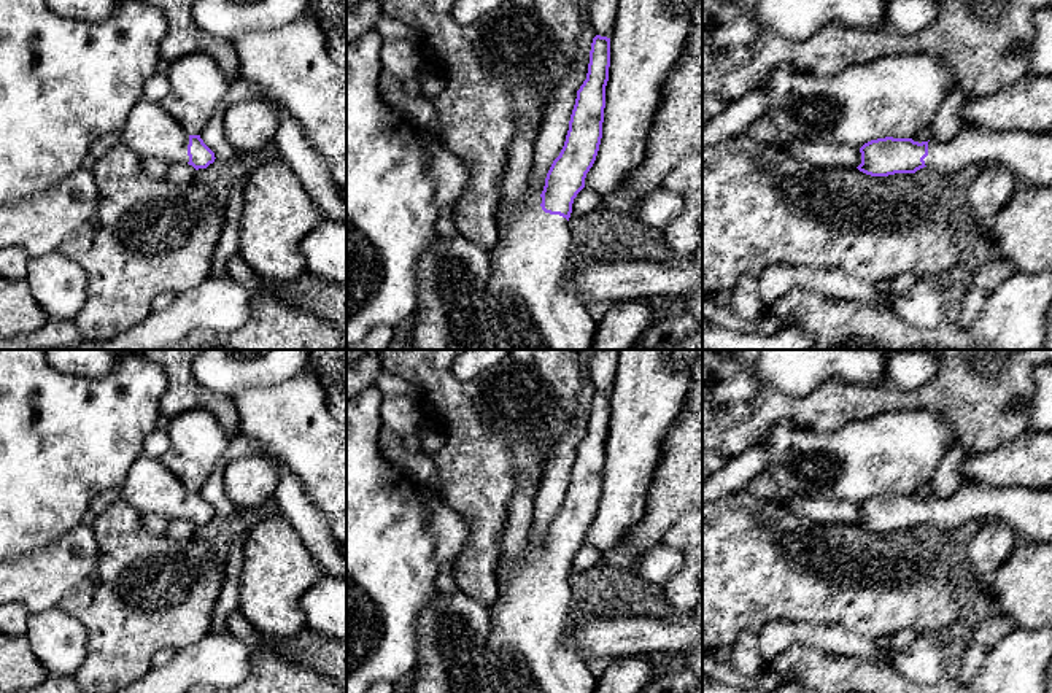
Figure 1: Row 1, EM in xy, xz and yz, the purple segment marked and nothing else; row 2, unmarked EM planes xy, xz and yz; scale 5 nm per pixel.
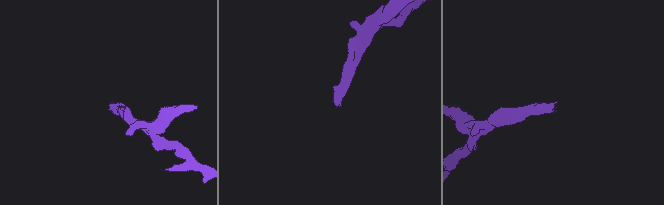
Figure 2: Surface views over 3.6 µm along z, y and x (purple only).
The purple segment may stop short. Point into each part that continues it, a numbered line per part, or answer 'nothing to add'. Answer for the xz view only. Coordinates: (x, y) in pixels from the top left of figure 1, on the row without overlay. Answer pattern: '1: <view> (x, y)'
1: xz (529, 649)

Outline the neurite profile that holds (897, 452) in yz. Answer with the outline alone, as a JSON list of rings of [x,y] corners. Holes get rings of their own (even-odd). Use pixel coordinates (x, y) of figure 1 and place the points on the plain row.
[[[903,410],[850,421],[834,432],[799,428],[785,421],[775,424],[758,445],[768,453],[768,472],[780,488],[795,496],[861,504],[871,496],[885,493],[912,494],[920,485],[933,480],[942,456],[955,442],[958,442],[957,434],[938,413]],[[804,456],[820,459],[820,470],[814,480],[798,474],[798,463]]]

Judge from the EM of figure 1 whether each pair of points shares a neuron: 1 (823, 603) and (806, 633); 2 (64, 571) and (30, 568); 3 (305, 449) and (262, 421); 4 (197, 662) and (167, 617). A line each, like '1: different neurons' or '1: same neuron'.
1: different neurons
2: same neuron
3: same neuron
4: different neurons

